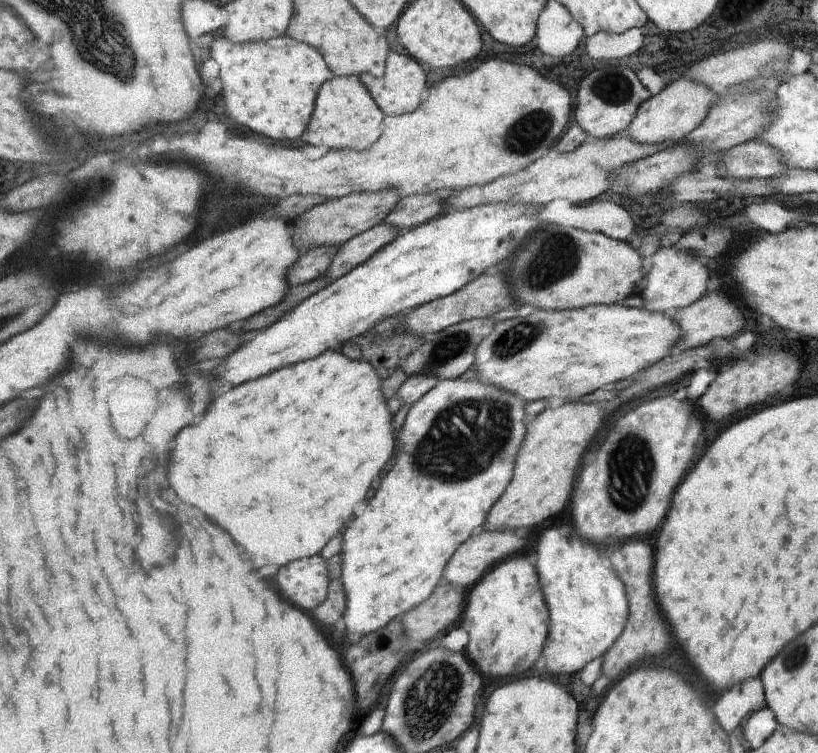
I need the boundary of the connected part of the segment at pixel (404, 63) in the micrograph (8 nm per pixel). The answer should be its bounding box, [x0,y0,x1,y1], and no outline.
[359,51,427,116]

